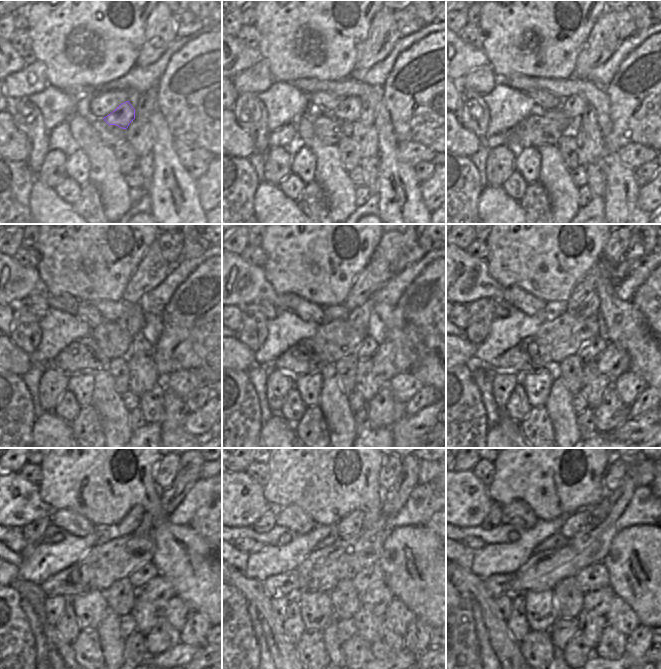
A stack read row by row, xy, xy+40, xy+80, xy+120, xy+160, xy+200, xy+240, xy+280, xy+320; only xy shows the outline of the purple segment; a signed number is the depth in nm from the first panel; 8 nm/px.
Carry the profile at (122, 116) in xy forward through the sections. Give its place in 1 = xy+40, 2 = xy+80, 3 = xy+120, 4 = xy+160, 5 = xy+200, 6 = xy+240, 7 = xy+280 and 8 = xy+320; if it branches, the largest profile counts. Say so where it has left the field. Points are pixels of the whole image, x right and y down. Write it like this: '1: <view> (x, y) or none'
1: xy+40 (348, 111)
2: xy+80 (573, 106)
3: xy+120 (133, 320)
4: xy+160 (362, 317)
5: xy+200 (589, 308)
6: xy+240 (145, 527)
7: xy+280 (370, 518)
8: xy+320 (598, 513)

